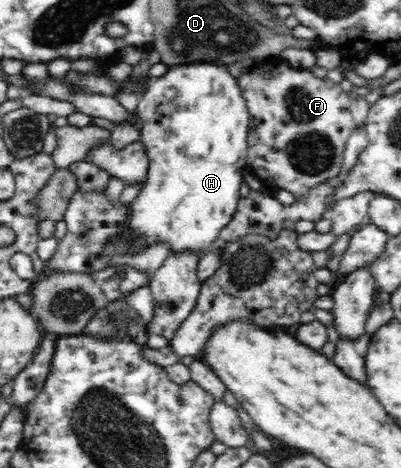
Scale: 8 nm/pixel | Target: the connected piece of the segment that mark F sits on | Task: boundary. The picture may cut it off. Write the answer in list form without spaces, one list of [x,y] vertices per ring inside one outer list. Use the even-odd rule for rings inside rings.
[[[269,56],[256,62],[255,67],[238,78],[246,94],[251,114],[250,133],[246,164],[261,181],[269,181],[280,189],[295,196],[295,201],[307,199],[314,189],[337,178],[343,170],[343,154],[349,132],[356,121],[349,110],[349,98],[343,88],[331,78],[313,76],[311,70],[294,69],[280,60]]]

